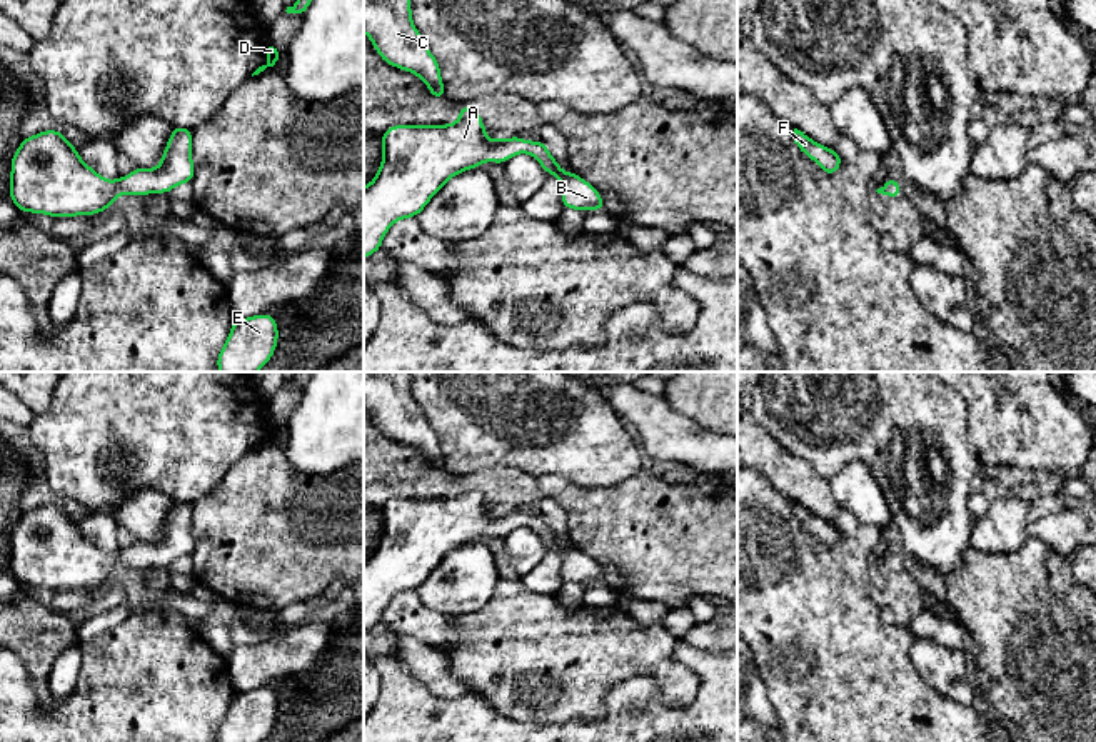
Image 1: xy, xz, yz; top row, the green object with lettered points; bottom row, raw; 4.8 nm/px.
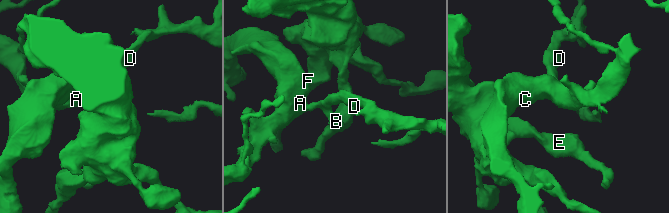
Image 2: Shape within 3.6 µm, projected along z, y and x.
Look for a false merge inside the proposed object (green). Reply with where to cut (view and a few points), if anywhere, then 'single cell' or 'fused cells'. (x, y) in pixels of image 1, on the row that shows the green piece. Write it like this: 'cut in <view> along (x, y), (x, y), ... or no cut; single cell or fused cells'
no cut; single cell

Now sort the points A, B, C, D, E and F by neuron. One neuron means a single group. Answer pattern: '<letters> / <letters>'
A B C D E F

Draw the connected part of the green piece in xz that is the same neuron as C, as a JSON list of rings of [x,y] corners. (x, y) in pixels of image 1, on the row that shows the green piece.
[[[364,0],[364,33],[385,63],[417,75],[444,100],[439,62],[412,23],[410,0]]]

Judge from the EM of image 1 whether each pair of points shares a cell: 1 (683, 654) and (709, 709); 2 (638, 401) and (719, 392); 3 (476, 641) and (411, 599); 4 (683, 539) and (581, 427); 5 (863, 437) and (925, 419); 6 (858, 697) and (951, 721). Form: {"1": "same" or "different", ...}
{"1": "same", "2": "different", "3": "different", "4": "different", "5": "same", "6": "same"}

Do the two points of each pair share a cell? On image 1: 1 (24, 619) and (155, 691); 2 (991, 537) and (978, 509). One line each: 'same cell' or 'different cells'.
1: different cells
2: different cells

